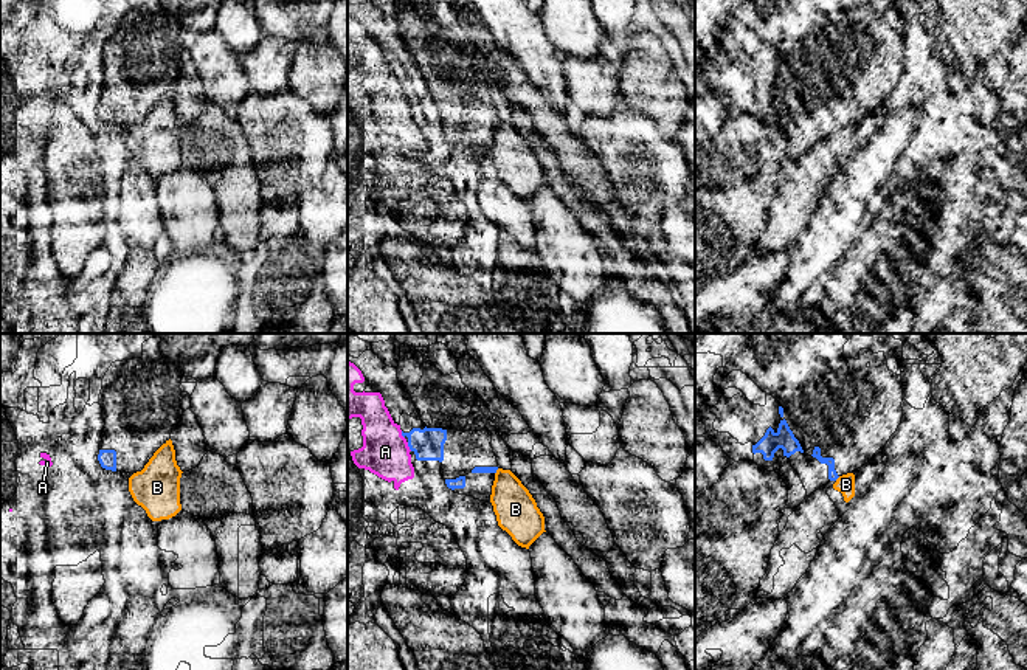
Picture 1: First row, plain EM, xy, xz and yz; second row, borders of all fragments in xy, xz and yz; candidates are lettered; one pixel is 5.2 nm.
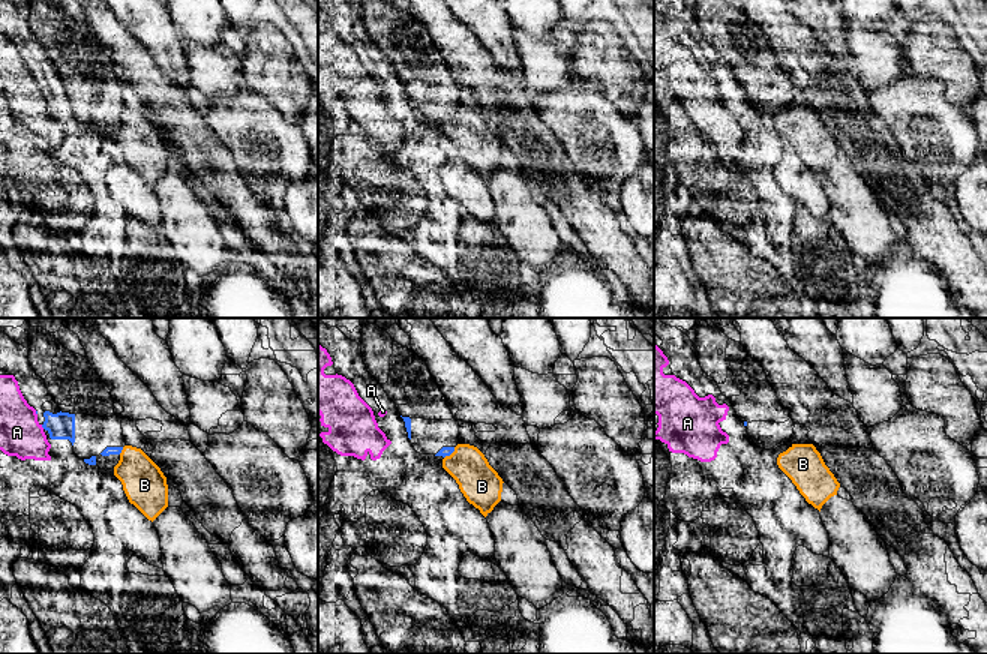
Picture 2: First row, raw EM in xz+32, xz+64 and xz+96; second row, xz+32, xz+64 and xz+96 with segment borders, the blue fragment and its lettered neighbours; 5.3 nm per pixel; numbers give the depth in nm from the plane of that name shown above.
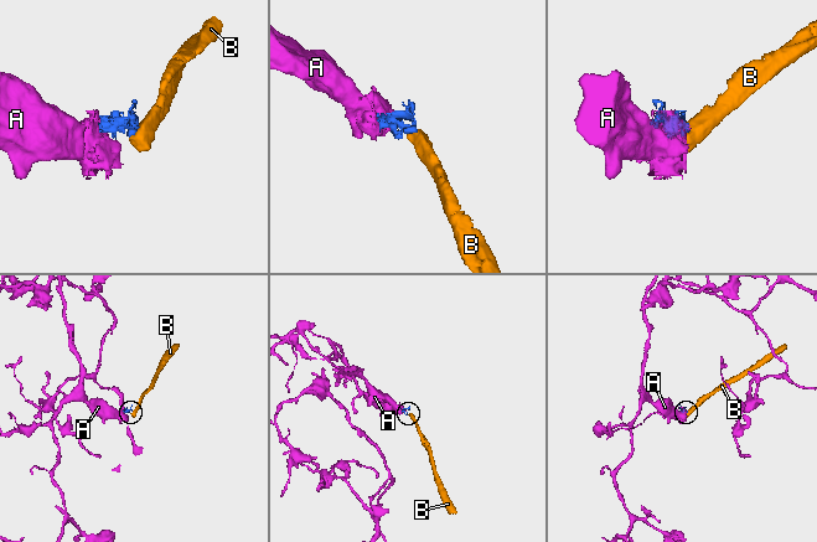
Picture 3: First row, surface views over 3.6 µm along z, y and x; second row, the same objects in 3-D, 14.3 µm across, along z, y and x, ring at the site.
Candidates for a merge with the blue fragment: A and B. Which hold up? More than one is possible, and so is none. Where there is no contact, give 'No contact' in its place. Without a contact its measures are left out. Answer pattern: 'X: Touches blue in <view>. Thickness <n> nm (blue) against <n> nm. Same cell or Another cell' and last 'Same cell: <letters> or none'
A: Touches blue in xz. Thickness 160 nm (blue) against 240 nm. Another cell
B: Touches blue in xz. Thickness 30 nm (blue) against 220 nm. Another cell
Same cell: none

